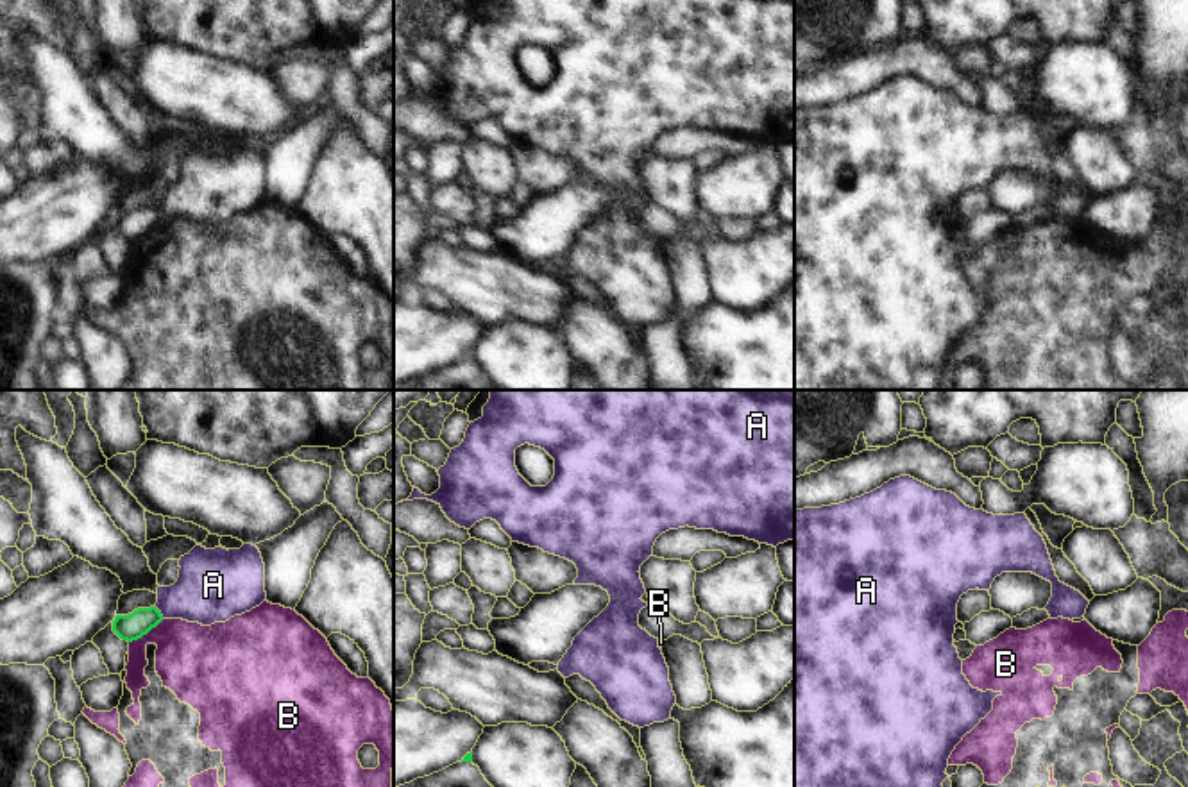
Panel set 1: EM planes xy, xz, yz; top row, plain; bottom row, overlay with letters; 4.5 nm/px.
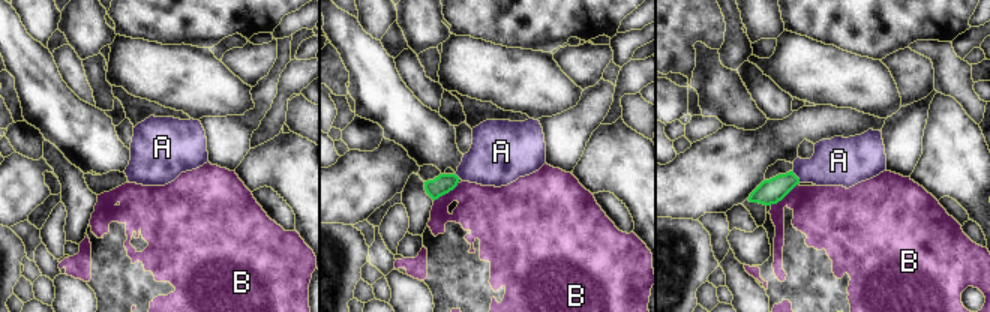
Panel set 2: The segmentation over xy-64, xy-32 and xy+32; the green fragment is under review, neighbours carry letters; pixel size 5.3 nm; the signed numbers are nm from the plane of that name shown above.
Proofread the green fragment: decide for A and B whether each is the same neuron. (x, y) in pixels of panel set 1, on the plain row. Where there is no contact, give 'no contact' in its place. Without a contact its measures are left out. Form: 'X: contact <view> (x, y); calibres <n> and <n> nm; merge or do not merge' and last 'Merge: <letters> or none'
A: contact xy (160, 211); calibres 120 and 300 nm; do not merge
B: contact xy (145, 233); calibres 120 and 320 nm; do not merge
Merge: none

